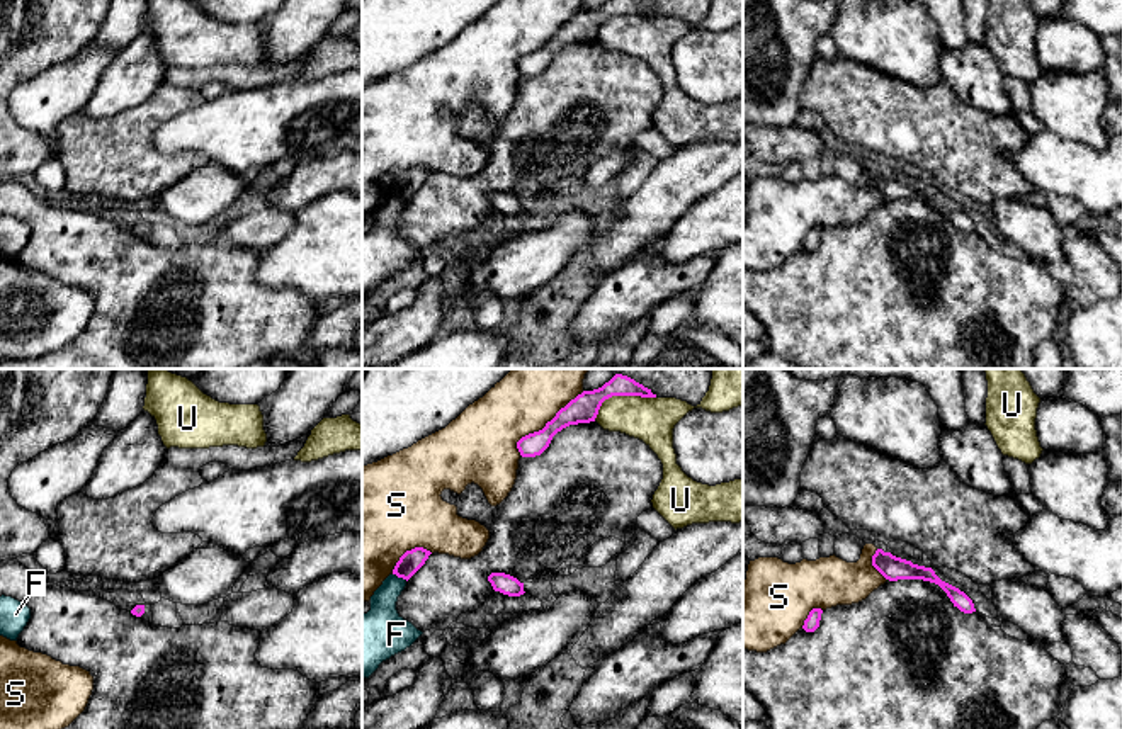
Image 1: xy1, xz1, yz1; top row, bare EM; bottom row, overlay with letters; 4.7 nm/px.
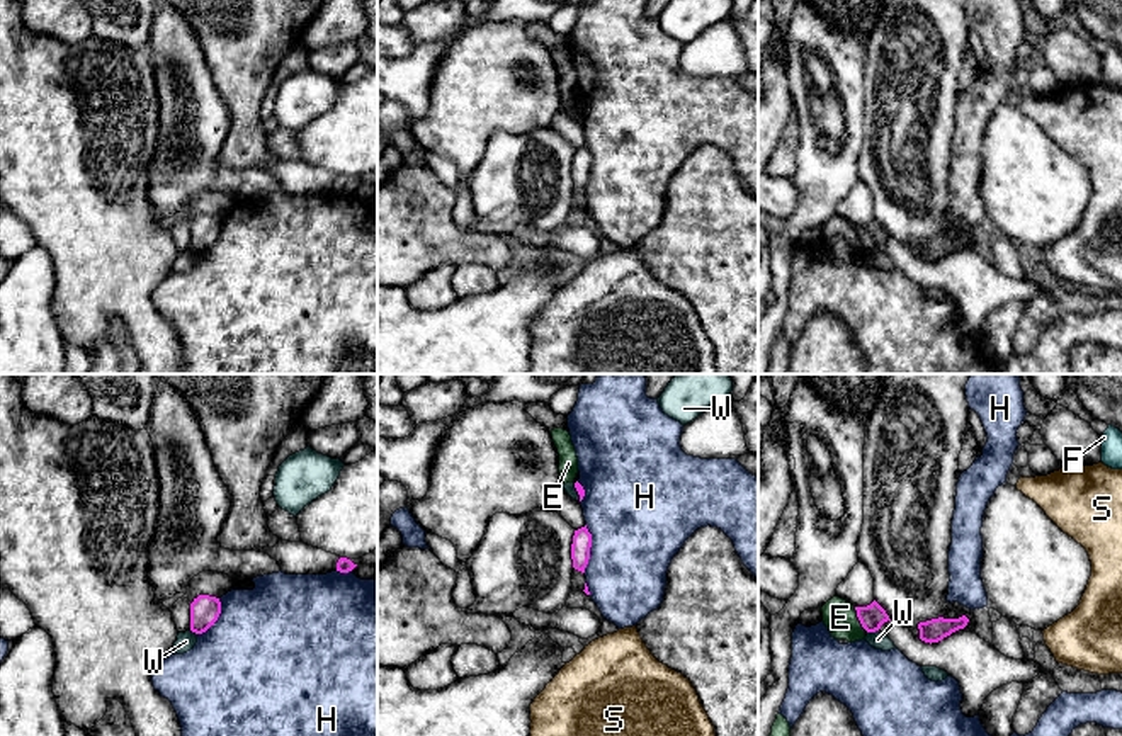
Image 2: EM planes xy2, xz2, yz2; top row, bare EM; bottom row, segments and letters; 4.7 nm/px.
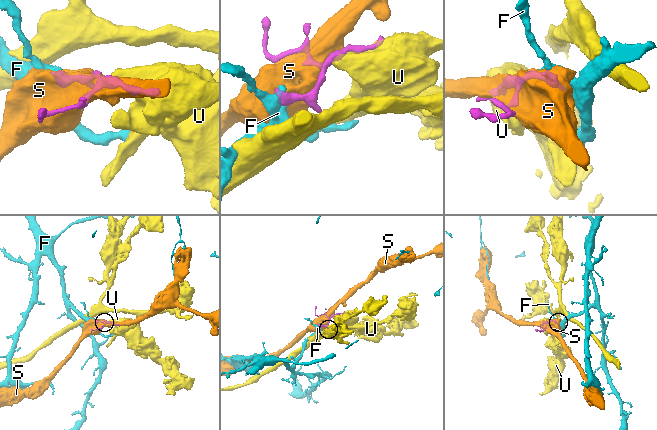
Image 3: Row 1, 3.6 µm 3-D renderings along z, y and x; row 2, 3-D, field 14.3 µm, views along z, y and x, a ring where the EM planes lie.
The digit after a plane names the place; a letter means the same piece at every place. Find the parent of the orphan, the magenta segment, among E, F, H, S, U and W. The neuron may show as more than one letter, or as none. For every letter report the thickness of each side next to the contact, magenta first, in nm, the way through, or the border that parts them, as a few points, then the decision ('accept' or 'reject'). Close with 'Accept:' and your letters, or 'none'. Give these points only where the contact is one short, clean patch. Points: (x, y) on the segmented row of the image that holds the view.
E: calibres 120 and 160 nm; border yz2 (854, 607), (859, 622), (866, 629); reject
F: calibres 100 and 190 nm; border xz1 (393, 573), (407, 580); reject
H: calibres 100 and 440 nm; reject
S: calibres 140 and 340 nm; reject
U: calibres 140 and 220 nm; reject
W: calibres 120 and 90 nm; border yz2 (878, 629), (867, 633); reject
Accept: none

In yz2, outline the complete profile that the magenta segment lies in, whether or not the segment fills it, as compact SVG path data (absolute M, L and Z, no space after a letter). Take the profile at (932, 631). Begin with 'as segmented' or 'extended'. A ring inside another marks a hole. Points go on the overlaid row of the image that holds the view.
as segmented; M966 615L959 619L932 619L926 622L920 622L920 639L925 643L938 643L944 637L950 636L952 632L964 629L967 626L969 619Z

